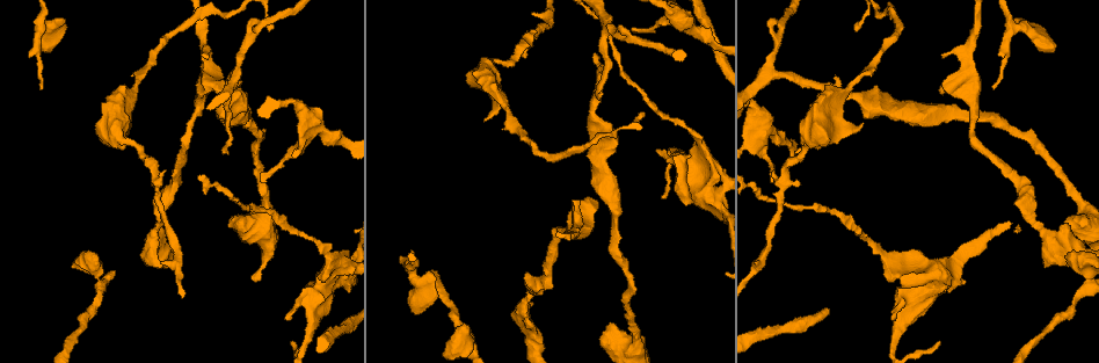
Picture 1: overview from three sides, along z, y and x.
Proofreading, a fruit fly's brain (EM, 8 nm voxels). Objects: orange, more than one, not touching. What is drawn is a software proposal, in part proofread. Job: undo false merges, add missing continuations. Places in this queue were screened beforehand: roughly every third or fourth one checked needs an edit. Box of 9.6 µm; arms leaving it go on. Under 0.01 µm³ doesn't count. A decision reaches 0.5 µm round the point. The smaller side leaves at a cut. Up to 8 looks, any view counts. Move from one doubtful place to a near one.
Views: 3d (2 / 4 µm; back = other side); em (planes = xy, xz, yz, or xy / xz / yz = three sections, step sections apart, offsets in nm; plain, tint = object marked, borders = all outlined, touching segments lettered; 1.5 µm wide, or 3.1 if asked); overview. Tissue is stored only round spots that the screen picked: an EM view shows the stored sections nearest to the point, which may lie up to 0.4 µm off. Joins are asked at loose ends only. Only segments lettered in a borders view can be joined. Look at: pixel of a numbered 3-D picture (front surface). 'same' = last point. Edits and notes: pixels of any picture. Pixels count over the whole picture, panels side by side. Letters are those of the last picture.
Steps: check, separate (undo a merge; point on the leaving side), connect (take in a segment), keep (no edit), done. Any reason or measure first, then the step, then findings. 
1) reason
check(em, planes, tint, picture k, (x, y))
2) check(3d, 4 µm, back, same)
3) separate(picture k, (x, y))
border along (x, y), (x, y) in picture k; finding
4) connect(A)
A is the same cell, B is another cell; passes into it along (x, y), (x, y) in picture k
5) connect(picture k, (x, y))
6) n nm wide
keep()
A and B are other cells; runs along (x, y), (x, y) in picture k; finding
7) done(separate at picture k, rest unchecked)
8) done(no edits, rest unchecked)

long arm stops here
check(3d, 4 µm, picture 1, (292, 344))

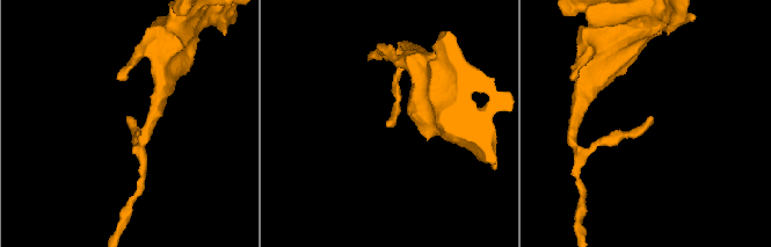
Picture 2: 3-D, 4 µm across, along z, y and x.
check(em, planes, borders, picture 2, (652, 116))

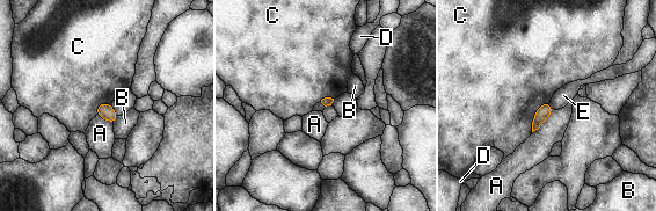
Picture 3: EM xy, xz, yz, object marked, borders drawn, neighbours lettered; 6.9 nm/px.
C touches over 260 nm
keep()
A, B, C, D and E are other cells; no lettered segment goes on from it

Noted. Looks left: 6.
an open end
check(em, xy, step 4, tint, picture 1, (624, 28))

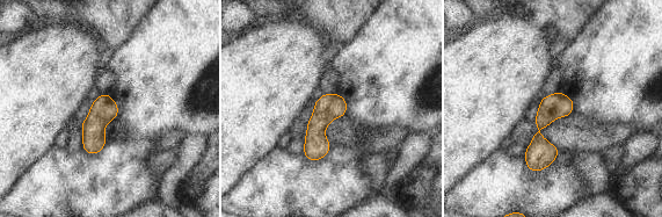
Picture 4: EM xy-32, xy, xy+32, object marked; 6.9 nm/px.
check(em, planes, borders, same)

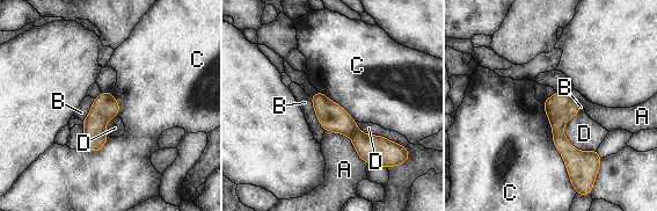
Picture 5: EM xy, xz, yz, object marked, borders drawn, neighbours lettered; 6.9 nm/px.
180 nm wide
keep()
A, B, C and D are other cells; border along (544, 100), (552, 143), (571, 184) in picture 5; none of them fits

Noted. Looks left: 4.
tapers out
check(em, yz, step 4, borders, picture 1, (994, 86))

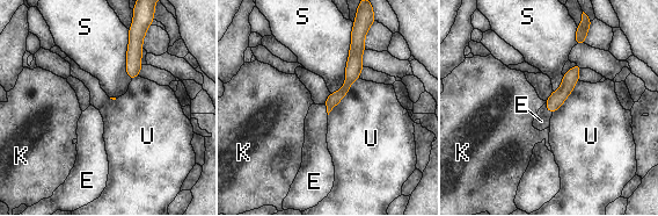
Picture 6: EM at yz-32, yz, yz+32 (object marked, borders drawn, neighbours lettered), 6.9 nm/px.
cut it another way
check(em, xz, step 4, borders, same)

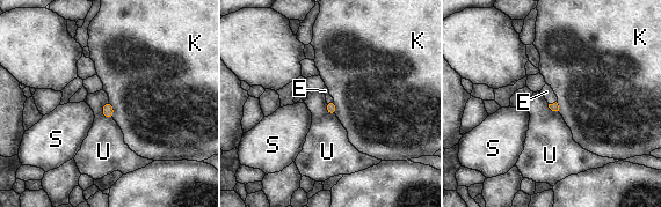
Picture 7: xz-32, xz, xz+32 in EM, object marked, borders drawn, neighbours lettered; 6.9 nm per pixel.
connect(E)
E is the same cell, K, S and U are other cells; passes into it along (331, 106), (331, 101), (325, 90) in picture 7; the neuron continues

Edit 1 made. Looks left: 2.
done(connect at picture 7, rest unchecked)

